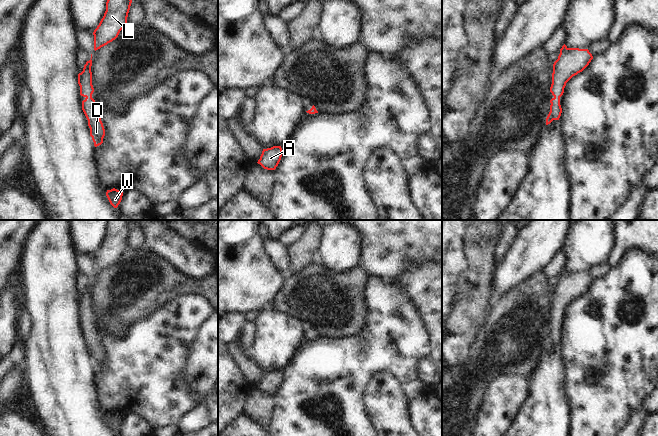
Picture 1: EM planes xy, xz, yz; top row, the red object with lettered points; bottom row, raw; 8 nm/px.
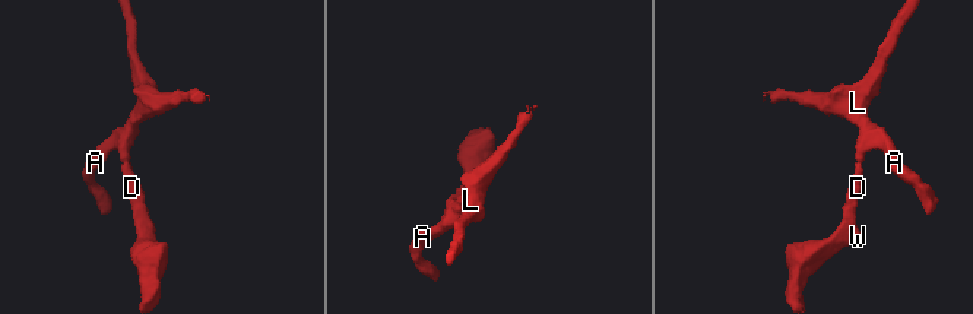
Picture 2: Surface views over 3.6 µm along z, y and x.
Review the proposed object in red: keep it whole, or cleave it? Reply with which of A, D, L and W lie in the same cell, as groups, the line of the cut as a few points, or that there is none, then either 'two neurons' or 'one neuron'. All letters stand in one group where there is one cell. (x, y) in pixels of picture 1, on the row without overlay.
A D L W; no cut; one neuron

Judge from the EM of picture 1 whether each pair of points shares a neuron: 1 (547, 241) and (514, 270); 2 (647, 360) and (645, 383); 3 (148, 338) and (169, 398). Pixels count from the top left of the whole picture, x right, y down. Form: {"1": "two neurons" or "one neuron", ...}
{"1": "one neuron", "2": "one neuron", "3": "one neuron"}

